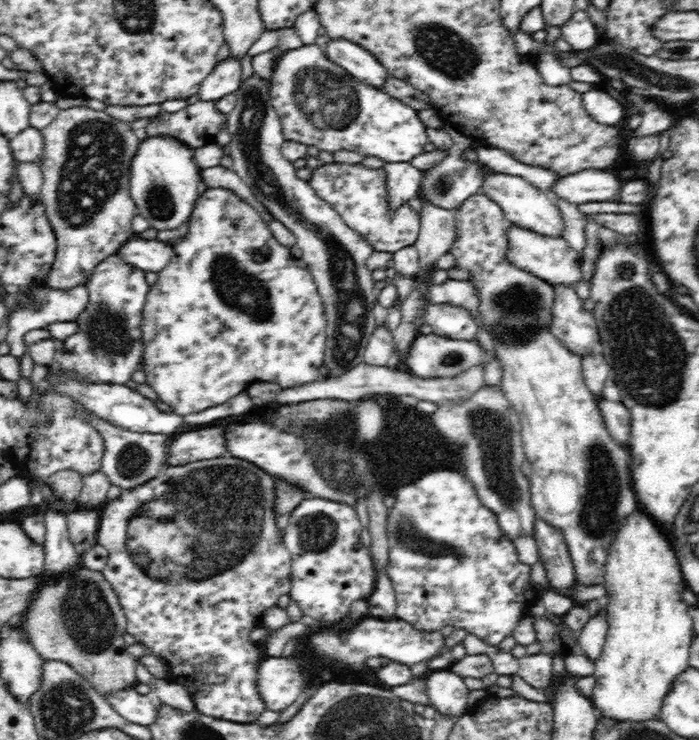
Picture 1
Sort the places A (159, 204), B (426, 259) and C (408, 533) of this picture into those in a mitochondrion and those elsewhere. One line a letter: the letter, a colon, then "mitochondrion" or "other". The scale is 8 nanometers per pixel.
A: mitochondrion
B: other
C: mitochondrion

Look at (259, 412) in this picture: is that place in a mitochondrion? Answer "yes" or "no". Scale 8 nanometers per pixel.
no

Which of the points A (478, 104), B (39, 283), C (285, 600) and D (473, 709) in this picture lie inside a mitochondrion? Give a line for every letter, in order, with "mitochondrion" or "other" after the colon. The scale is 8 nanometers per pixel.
A: other
B: other
C: other
D: other

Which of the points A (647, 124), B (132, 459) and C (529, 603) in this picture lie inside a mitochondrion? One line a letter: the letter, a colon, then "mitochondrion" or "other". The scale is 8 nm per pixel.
A: other
B: mitochondrion
C: other

